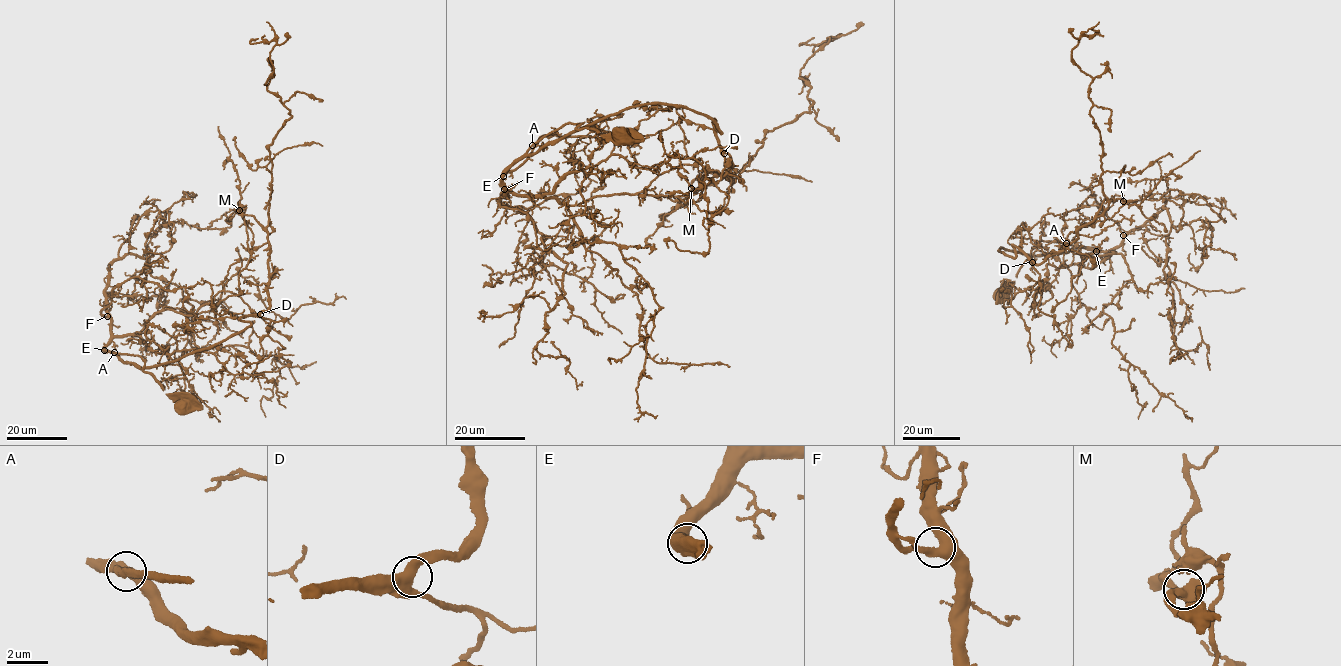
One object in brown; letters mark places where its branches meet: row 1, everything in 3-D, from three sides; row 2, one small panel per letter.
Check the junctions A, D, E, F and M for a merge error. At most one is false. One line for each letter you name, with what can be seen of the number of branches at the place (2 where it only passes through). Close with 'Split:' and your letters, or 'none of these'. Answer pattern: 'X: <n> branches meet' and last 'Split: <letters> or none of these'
Split: none of these

